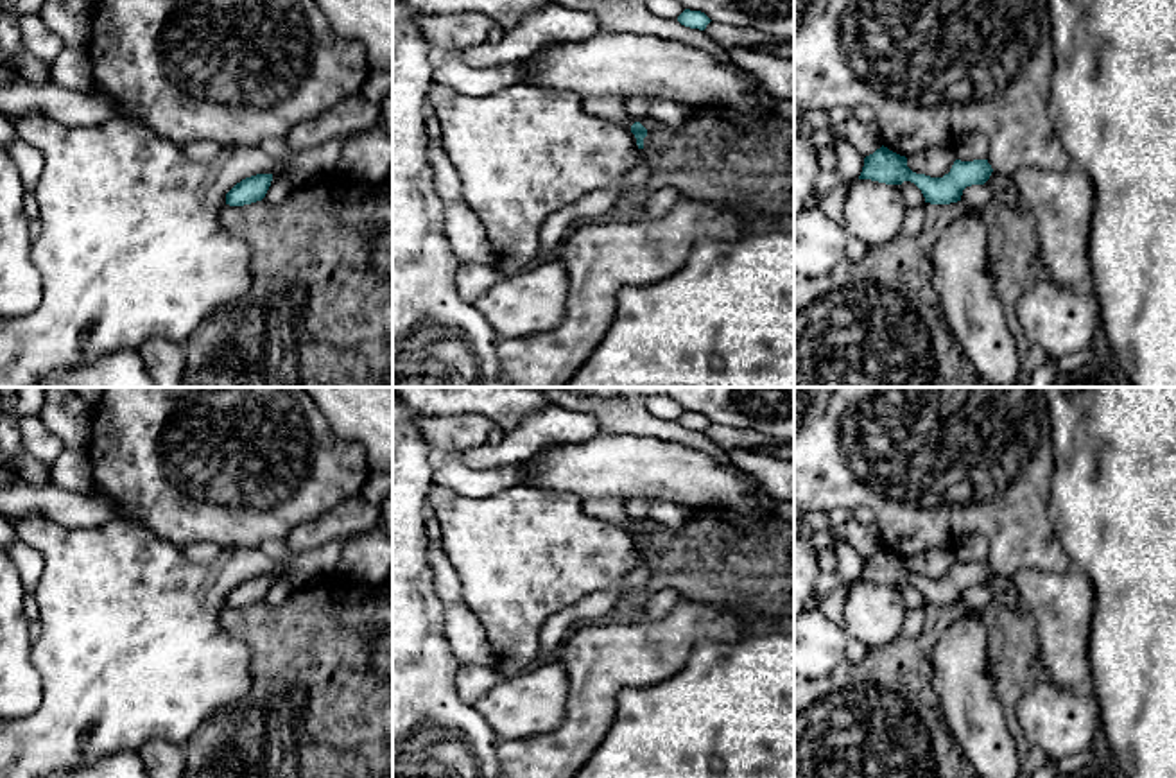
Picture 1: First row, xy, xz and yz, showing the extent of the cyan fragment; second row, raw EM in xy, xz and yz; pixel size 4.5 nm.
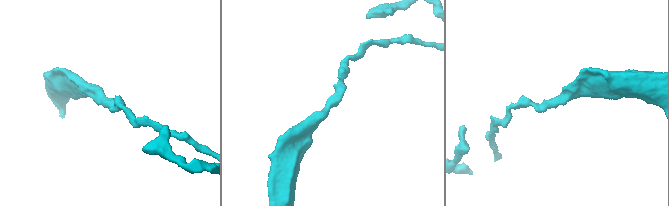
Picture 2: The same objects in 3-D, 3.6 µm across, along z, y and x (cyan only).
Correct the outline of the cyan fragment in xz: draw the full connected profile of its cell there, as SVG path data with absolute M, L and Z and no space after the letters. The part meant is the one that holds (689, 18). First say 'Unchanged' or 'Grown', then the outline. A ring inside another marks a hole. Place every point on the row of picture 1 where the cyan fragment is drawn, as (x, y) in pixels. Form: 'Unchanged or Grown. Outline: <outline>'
Unchanged. Outline: M685 9L679 16L678 16L678 22L685 27L690 27L690 29L699 29L699 30L705 30L706 25L712 22L705 13L701 11L690 11L690 9Z

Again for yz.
Unchanged. Outline: M882 145L864 158L859 179L871 179L886 185L902 185L904 181L911 181L921 190L925 203L950 204L961 201L966 186L984 185L991 172L993 169L988 160L956 160L948 174L943 177L930 177L912 172L907 167L905 156L900 156Z

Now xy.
Unchanged. Outline: M256 174L242 179L226 194L226 204L244 206L262 201L271 186L272 174Z

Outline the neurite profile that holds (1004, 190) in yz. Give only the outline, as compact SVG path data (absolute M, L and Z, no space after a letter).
M993 170L990 179L984 183L984 186L991 190L995 201L1013 210L1027 210L1027 204L1020 195L1013 177Z

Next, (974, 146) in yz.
M973 131L963 136L956 145L956 160L961 161L973 161L973 160L986 160L988 158L988 138L981 131Z

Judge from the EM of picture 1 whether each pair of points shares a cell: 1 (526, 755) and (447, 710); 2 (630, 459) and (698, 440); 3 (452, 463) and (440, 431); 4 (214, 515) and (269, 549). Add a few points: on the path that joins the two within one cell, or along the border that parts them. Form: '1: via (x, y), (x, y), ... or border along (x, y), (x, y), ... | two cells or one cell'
1: border along (502, 741), (497, 759) | two cells
2: border along (640, 436), (676, 441), (721, 461) | two cells
3: border along (459, 450), (441, 456) | two cells
4: border along (284, 538), (268, 538), (259, 547) | two cells

